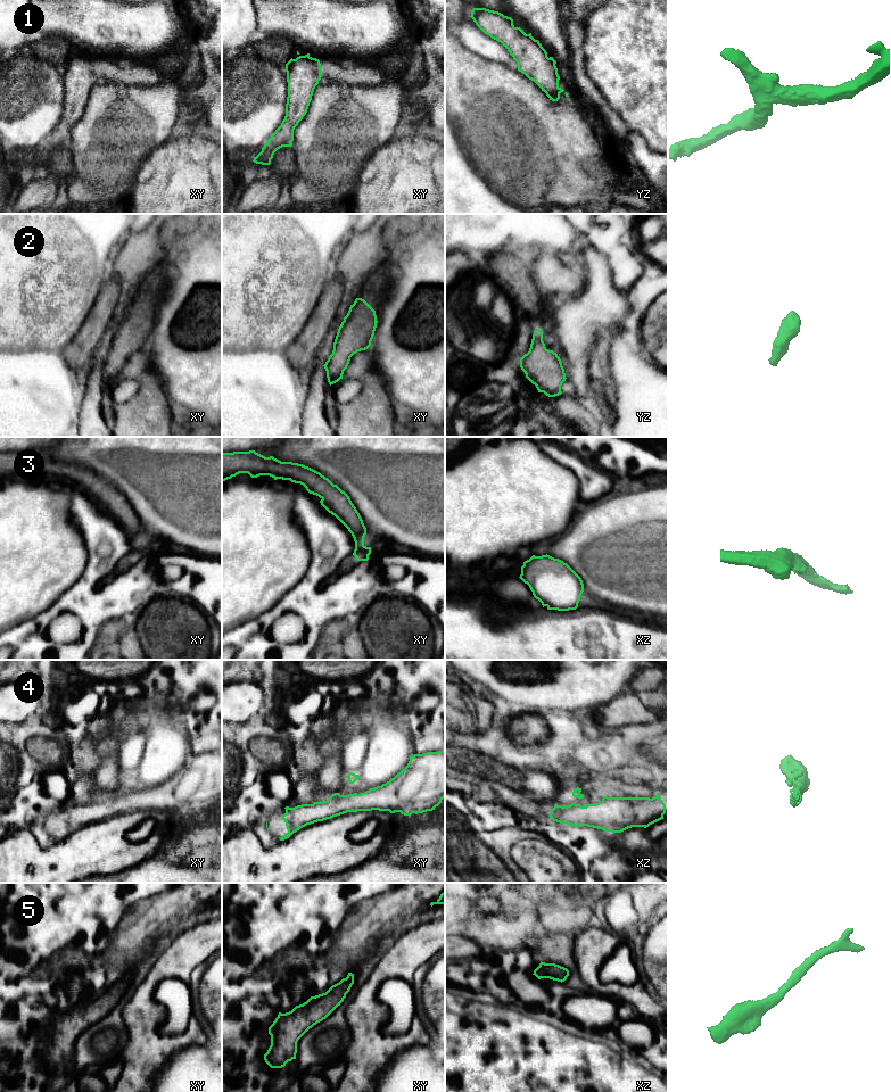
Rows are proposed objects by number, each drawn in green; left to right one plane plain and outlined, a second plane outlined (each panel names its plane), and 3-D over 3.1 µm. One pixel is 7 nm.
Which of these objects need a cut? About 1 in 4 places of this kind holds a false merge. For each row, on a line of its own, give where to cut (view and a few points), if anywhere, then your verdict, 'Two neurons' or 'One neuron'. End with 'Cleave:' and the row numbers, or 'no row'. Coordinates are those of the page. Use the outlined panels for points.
1: No split. One neuron
2: No split. One neuron
3: No split. One neuron
4: No split. One neuron
5: No split. One neuron
Cleave: no row

